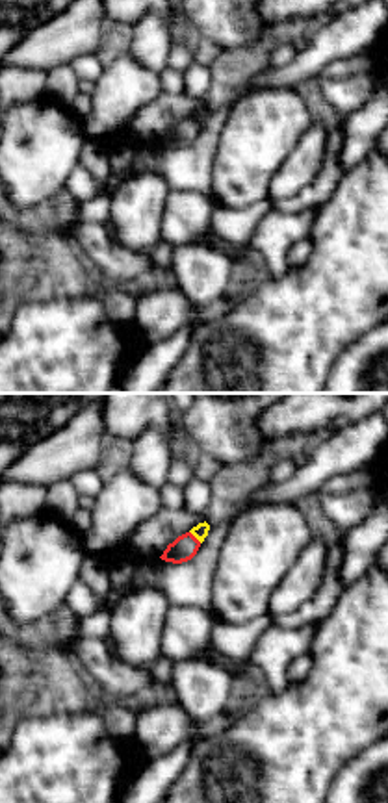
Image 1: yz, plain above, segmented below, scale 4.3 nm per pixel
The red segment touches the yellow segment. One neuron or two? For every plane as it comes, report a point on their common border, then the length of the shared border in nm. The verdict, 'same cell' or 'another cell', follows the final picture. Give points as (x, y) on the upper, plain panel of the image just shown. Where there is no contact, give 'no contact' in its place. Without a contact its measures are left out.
meets red at (194, 121); contact 80 nm long

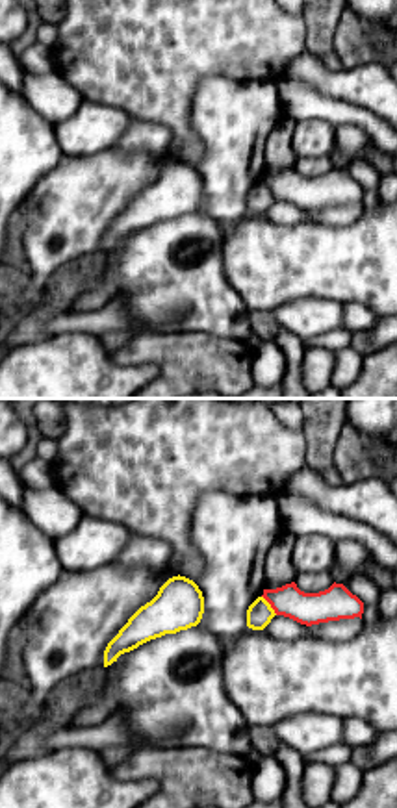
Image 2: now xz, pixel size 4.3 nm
meets red at (269, 188); contact 110 nm long

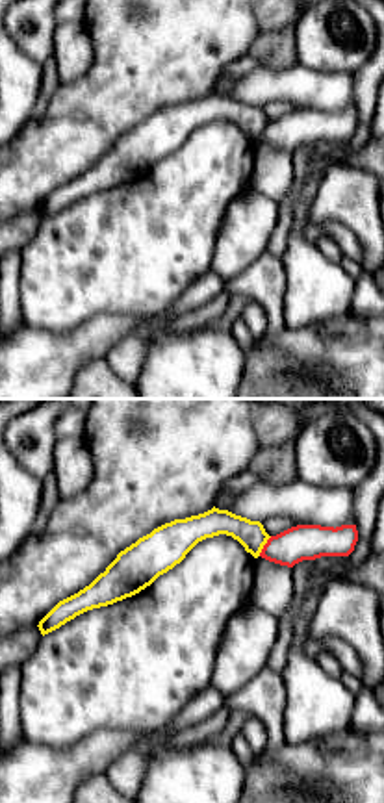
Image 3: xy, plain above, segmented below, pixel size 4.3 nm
meets red at (264, 130); contact 110 nm long

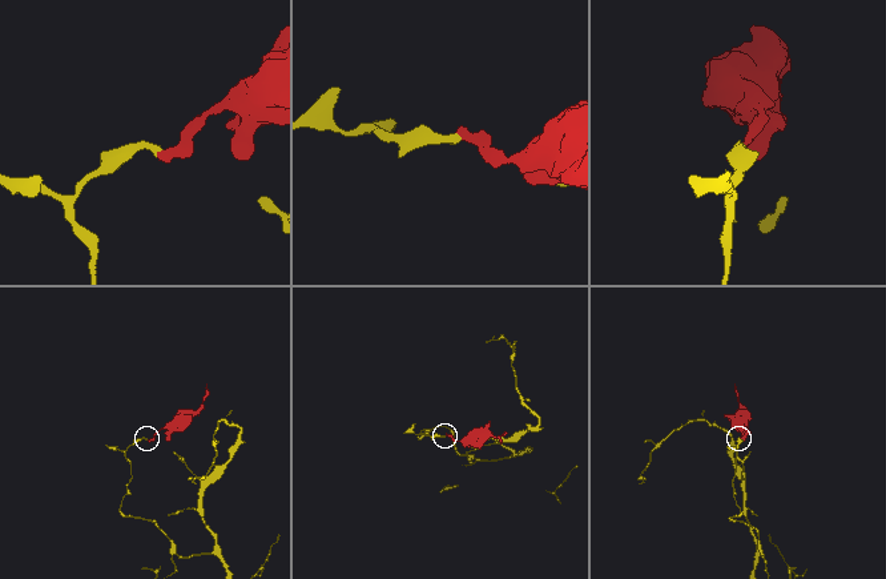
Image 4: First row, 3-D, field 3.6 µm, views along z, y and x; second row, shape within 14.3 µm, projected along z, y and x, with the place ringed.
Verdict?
another cell

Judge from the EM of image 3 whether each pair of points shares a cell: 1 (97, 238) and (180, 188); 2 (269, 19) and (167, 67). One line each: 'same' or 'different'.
1: same
2: different

